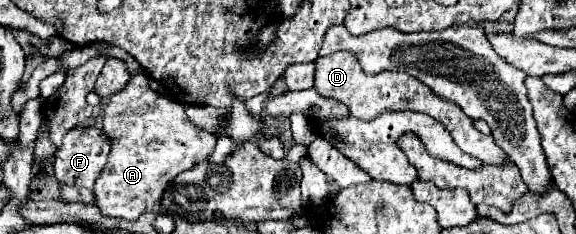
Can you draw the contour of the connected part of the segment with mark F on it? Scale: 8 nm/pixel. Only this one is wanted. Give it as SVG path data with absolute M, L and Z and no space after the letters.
M74 126L70 128L64 138L62 144L56 152L56 162L54 162L54 174L56 180L66 184L66 186L78 186L78 188L94 188L96 178L100 176L106 158L110 152L110 140L106 136L106 132L98 126Z

